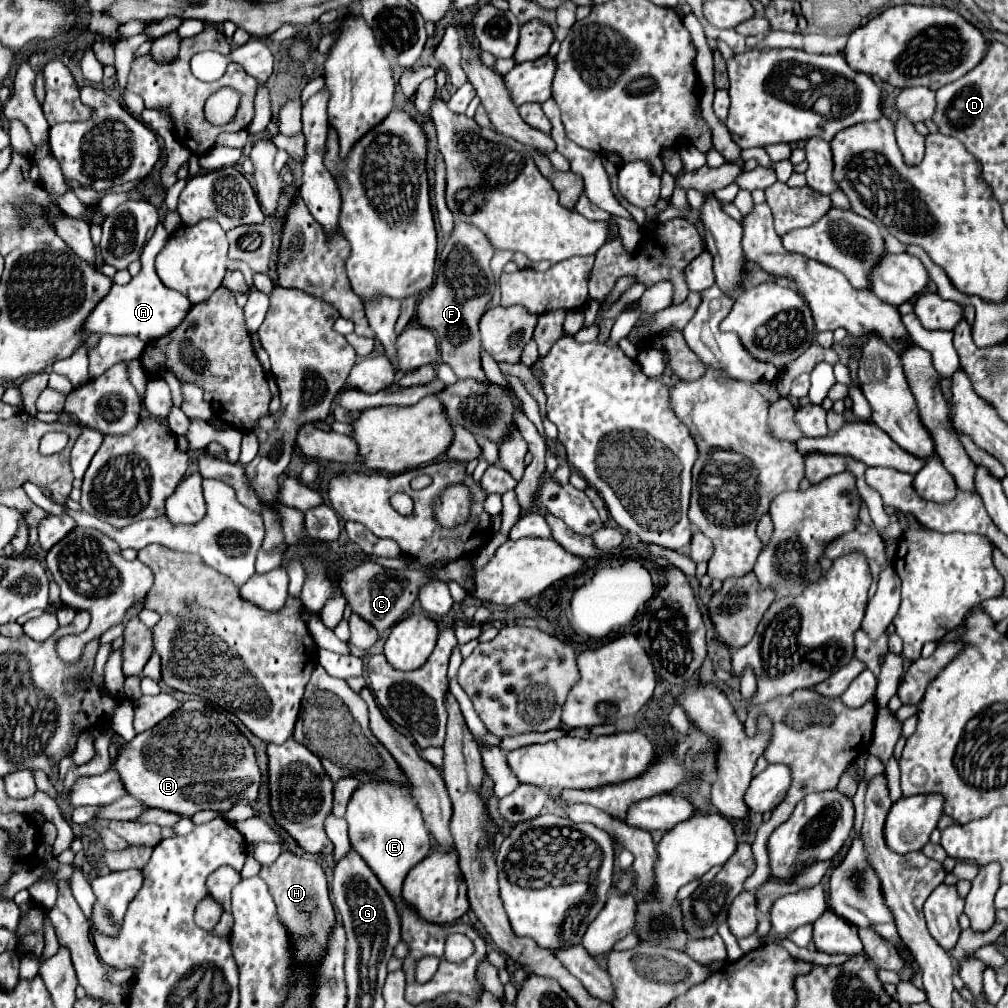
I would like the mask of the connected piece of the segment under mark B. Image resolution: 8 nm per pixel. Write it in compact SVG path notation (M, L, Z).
M199 698L181 704L181 708L173 712L173 716L167 716L155 728L137 734L133 742L121 748L111 768L115 768L121 774L125 790L133 798L141 800L149 808L161 808L185 816L193 816L201 810L227 812L239 802L251 804L259 798L261 788L261 770L257 764L253 744L239 732L239 728L223 712L215 710L209 702Z

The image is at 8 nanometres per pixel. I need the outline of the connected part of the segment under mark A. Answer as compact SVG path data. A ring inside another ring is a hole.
M157 224L153 238L147 242L143 254L141 254L141 272L137 274L137 278L133 278L129 284L119 286L113 284L109 296L105 296L105 300L101 300L101 304L97 304L97 308L91 312L85 330L87 332L95 332L95 334L133 334L139 336L143 342L155 340L167 332L171 332L173 328L177 328L177 324L181 324L181 320L187 316L192 307L189 299L183 296L181 292L175 292L171 288L167 288L161 278L155 272L155 256L161 252L161 248L167 244L169 234L165 232L165 228L161 224Z

